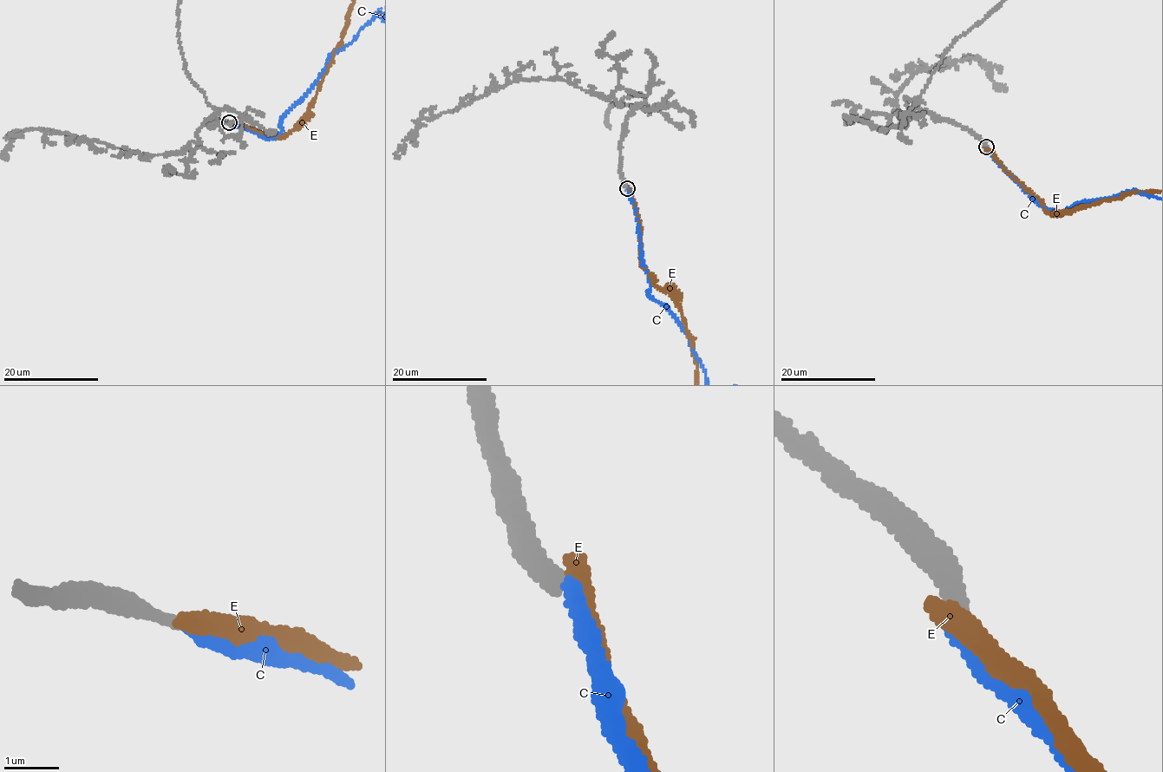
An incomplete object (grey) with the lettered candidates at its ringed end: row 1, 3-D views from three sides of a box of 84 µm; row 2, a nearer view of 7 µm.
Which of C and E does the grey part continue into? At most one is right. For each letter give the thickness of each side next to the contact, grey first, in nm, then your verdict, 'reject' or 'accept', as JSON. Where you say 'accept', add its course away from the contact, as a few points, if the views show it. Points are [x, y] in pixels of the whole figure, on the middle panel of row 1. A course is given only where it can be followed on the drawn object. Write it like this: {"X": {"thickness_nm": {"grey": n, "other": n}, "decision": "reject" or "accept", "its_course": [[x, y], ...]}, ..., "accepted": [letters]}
{"C": {"thickness_nm": {"grey": 320, "other": 300}, "decision": "accept"}, "E": {"thickness_nm": {"grey": 320, "other": 360}, "decision": "reject"}, "accepted": ["C"]}

